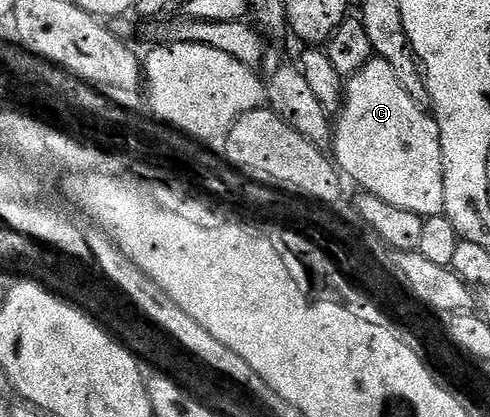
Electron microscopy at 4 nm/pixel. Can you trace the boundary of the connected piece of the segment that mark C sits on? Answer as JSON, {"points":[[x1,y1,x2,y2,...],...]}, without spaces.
{"points":[[373,58,362,70,347,77,342,103,334,116,331,151,336,152,337,169,367,195,377,196,382,202,390,202,390,206,398,206,398,210,410,210,410,214,425,218,443,213,444,163,438,122,425,105,414,102,414,98,402,90,402,82,398,82,394,70,390,70,390,62]]}

